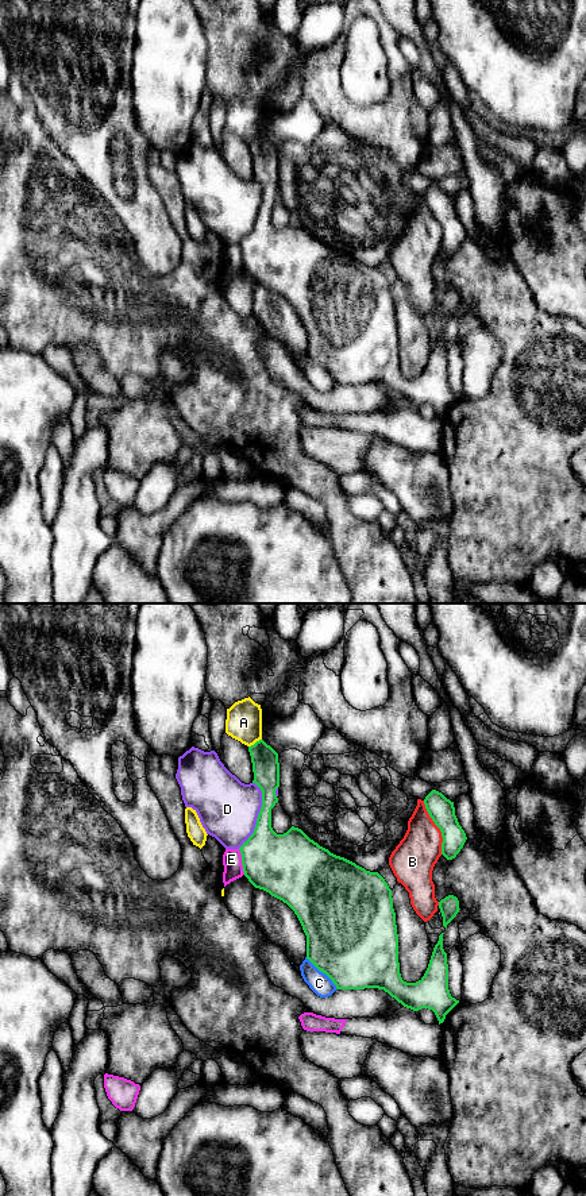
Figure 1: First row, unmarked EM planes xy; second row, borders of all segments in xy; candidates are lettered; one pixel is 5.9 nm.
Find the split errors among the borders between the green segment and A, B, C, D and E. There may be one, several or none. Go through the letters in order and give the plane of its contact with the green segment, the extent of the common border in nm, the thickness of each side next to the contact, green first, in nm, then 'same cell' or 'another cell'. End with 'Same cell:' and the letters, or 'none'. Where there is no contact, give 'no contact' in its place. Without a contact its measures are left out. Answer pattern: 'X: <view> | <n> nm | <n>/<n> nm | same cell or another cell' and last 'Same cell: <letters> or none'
A: xy | 90 nm | 160/220 nm | another cell
B: xy | 340 nm | 150/260 nm | another cell
C: xy | 280 nm | 500/120 nm | another cell
D: xy | 420 nm | 300/360 nm | another cell
E: xy | 160 nm | 380/110 nm | another cell
Same cell: none

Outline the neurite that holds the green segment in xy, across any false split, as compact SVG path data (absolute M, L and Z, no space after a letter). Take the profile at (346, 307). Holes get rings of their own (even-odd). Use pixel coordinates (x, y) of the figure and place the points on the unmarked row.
M263 135L248 142L248 147L254 167L252 178L262 186L262 202L254 228L239 243L244 271L255 283L269 288L294 306L307 331L307 354L325 369L338 385L383 385L406 404L432 405L439 420L443 418L446 410L459 398L448 385L447 348L443 344L444 328L439 331L424 371L416 378L404 377L400 369L398 329L392 285L385 274L378 267L366 266L355 258L331 248L298 223L292 221L286 228L277 229L271 223L271 204L278 197L275 190L275 185L279 182L278 148Z

